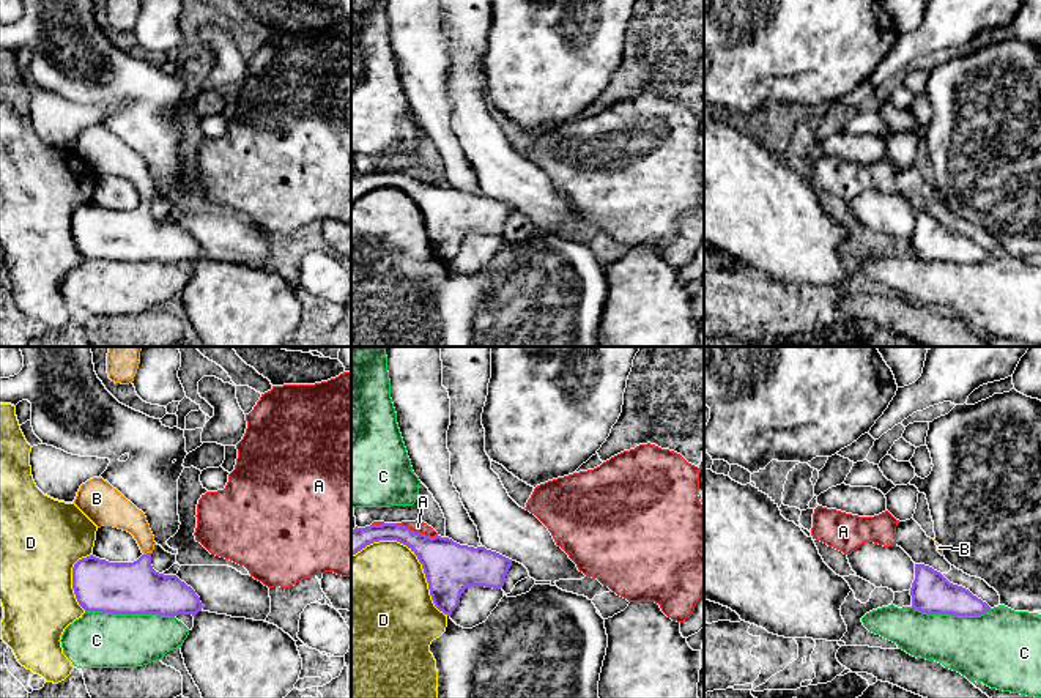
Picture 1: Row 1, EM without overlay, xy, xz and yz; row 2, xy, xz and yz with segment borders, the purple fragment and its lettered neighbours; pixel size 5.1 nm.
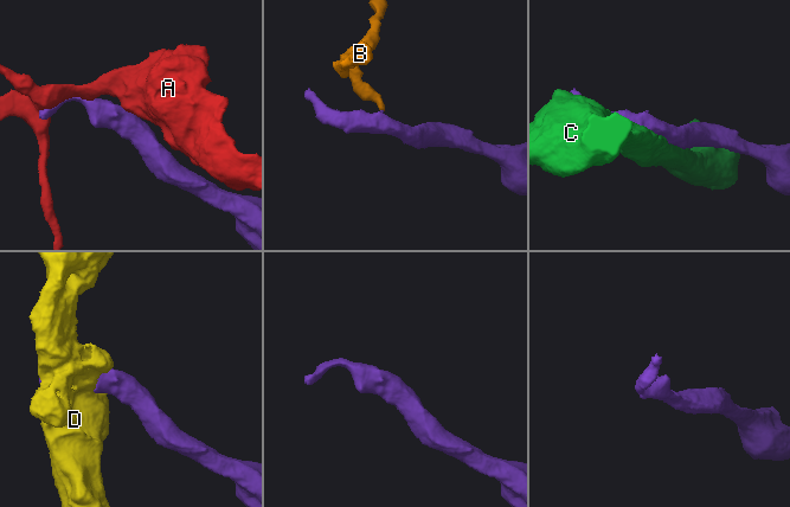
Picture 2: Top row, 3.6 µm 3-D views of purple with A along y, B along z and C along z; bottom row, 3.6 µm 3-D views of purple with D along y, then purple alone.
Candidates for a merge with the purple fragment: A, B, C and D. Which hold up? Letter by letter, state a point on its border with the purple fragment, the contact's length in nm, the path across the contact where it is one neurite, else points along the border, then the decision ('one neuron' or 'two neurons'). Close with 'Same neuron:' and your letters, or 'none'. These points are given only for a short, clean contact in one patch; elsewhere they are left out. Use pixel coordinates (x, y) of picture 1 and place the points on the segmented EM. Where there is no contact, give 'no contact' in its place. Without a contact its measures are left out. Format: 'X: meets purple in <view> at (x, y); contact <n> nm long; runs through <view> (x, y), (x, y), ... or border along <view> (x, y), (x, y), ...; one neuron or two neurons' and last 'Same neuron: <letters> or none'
A: meets purple in xz at (416, 533); contact 220 nm long; two neurons
B: meets purple in xy at (147, 553); contact 40 nm long; runs through xy (122, 588), (142, 568), (147, 553), (145, 538), (122, 514); one neuron
C: meets purple in xy at (129, 613); contact 460 nm long; two neurons
D: meets purple in xz at (414, 553); contact 600 nm long; two neurons
Same neuron: B

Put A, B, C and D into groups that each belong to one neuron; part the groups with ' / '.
A / B / C / D

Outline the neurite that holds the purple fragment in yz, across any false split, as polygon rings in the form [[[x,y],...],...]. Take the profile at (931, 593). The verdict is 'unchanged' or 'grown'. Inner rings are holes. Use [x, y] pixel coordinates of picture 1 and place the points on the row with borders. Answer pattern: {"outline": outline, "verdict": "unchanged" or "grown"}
{"outline": [[[915,564],[912,607],[926,614],[981,616],[991,607],[969,589],[950,583],[940,572]]], "verdict": "unchanged"}

